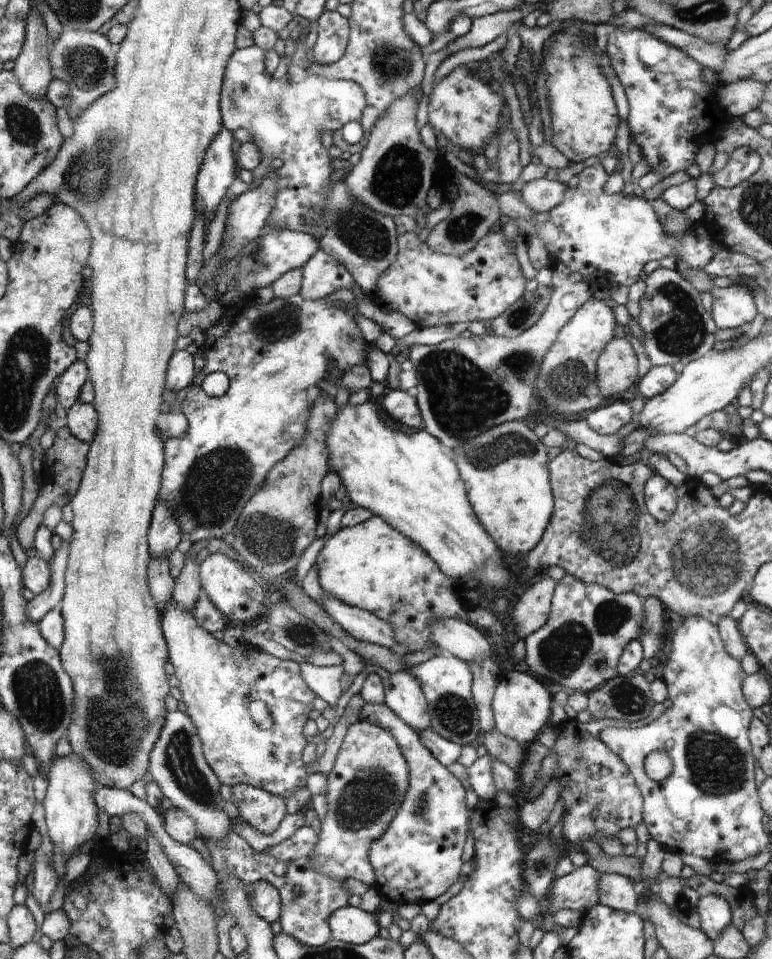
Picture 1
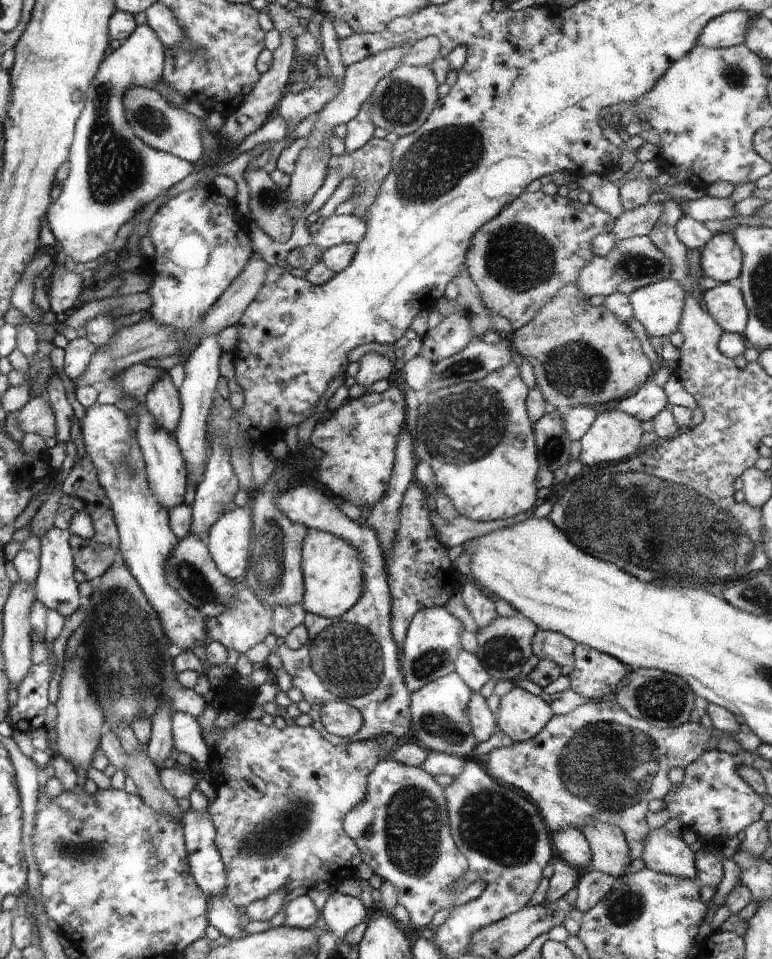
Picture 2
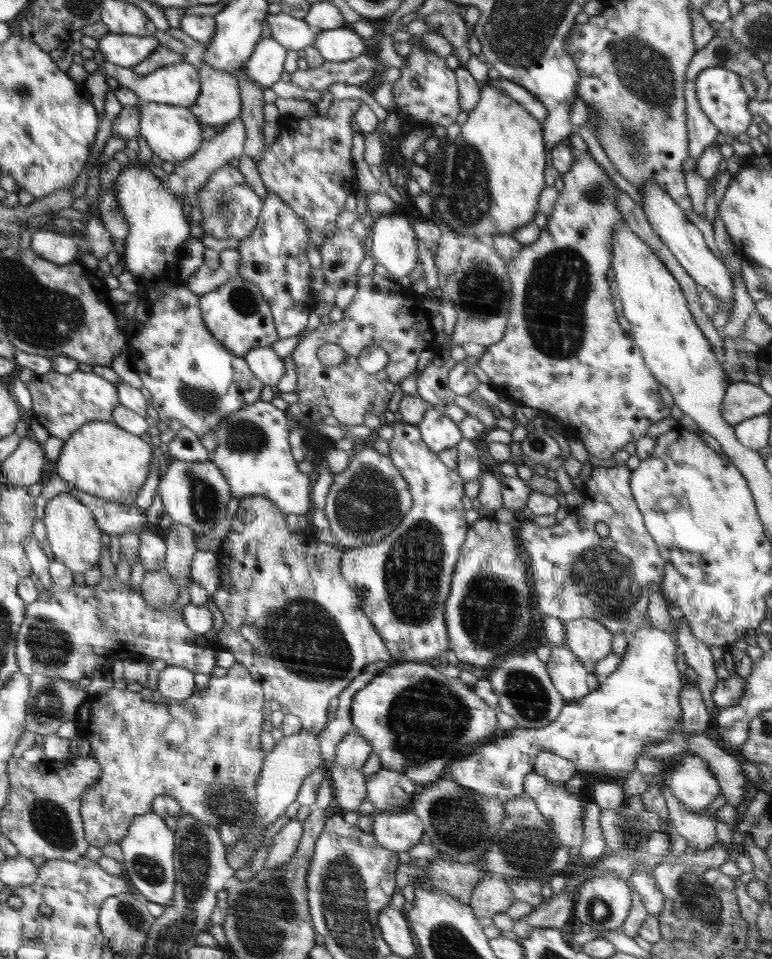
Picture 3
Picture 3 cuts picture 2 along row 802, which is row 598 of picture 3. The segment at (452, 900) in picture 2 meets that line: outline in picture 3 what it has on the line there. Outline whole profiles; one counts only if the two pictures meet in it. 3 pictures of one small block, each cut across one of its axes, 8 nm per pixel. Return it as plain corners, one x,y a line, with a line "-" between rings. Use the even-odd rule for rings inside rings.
399,419
392,425
394,435
388,441
388,455
392,464
400,471
401,477
408,483
408,490
413,500
412,506
400,524
382,541
362,548
348,547
342,554
340,573
348,585
359,590
362,597
362,611
384,641
394,664
406,661
422,663
430,660
431,662
436,661
438,656
447,654
449,650
444,608
451,590
452,574
469,529
461,501
464,496
465,480
428,448
422,440
417,425

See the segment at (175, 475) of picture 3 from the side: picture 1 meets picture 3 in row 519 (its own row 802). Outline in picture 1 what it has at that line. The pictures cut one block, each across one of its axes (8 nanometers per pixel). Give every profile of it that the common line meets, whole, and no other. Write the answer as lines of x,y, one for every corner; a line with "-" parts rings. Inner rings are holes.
175,710
166,713
164,728
150,752
148,770
150,778
160,786
164,798
168,798
174,808
182,808
182,812
186,810
186,814
194,818
198,836
205,842
222,842
222,838
232,829
232,822
222,808
223,799
218,791
221,782
202,754
202,743
196,726
184,712

